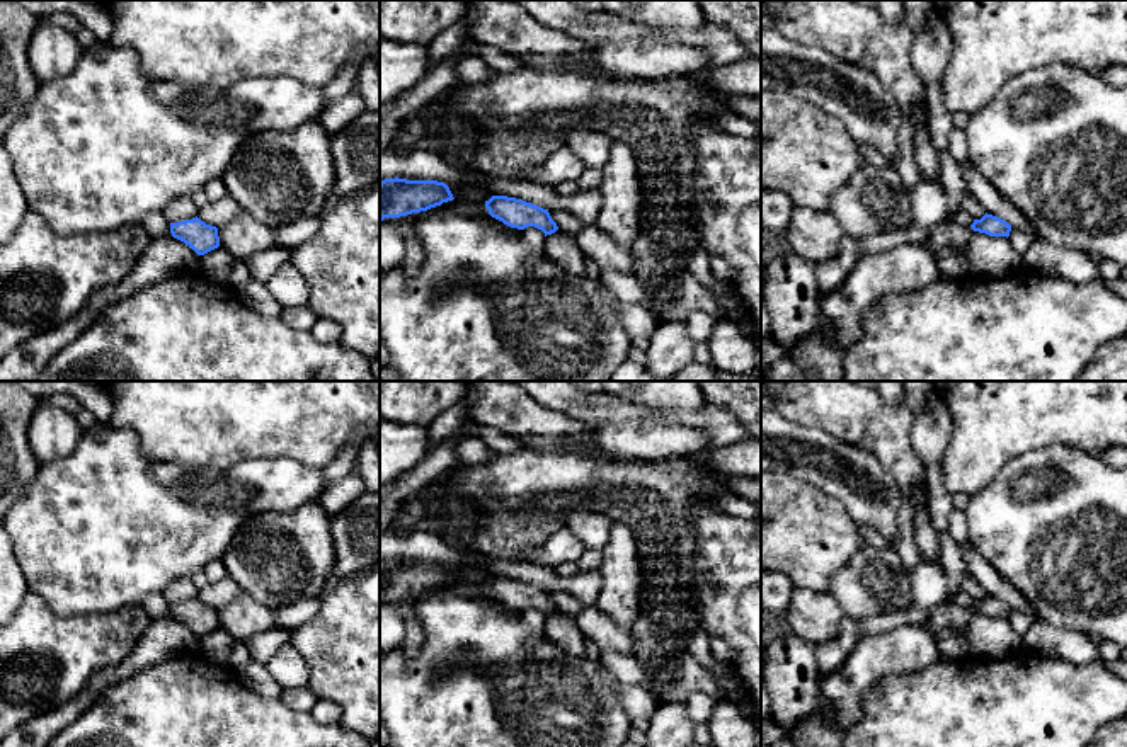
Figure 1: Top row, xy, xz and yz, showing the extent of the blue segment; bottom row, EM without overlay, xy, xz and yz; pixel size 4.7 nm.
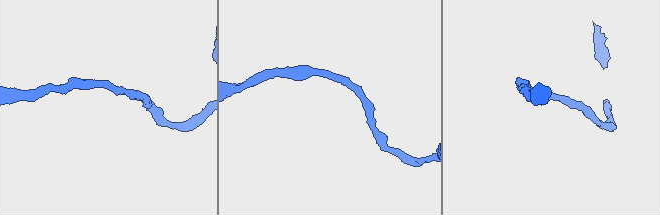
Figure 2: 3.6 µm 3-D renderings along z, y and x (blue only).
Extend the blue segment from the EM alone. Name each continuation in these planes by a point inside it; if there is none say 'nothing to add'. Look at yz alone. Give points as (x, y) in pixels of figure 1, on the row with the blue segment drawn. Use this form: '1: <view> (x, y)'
nothing to add

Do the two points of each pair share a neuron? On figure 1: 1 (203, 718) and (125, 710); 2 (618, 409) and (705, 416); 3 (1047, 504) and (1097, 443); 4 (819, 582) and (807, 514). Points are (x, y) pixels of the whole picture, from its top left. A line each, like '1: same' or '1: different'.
1: same
2: same
3: different
4: same

